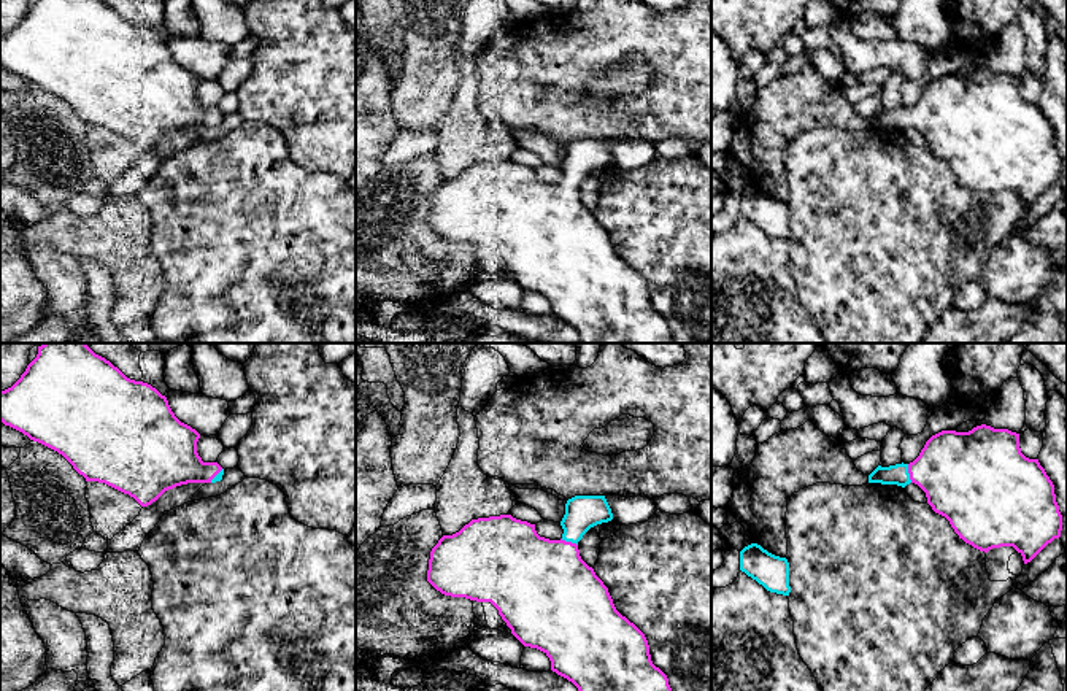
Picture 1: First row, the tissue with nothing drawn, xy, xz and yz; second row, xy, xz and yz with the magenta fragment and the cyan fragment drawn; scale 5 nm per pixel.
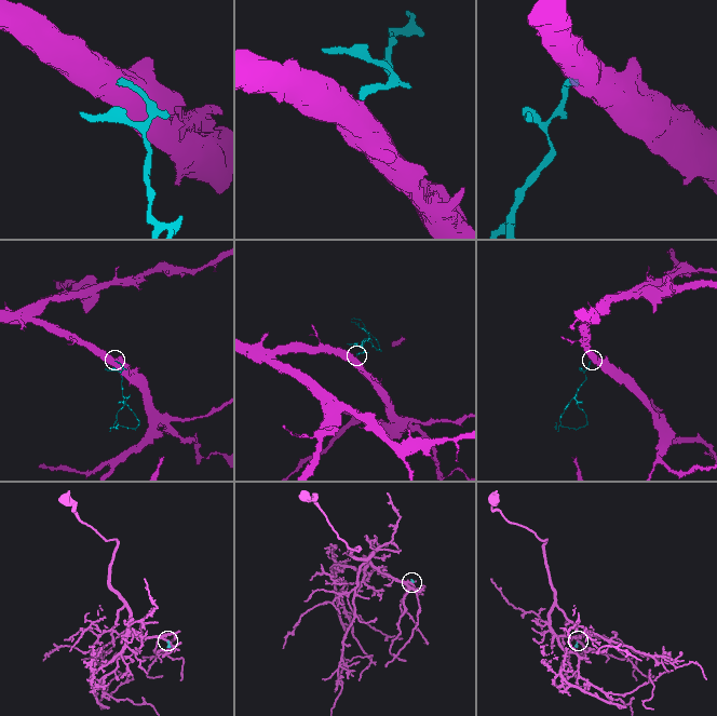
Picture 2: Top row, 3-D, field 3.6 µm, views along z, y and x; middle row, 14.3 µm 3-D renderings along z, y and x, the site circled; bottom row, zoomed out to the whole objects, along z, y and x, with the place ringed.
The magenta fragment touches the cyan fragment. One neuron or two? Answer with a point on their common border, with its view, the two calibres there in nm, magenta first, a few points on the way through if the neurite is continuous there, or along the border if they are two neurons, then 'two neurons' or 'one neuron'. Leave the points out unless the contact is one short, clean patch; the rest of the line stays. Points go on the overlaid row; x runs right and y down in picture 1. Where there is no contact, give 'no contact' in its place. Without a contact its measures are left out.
yz (909, 472) | 400/100 nm | across yz (958, 470), (909, 472), (897, 474) | one neuron

